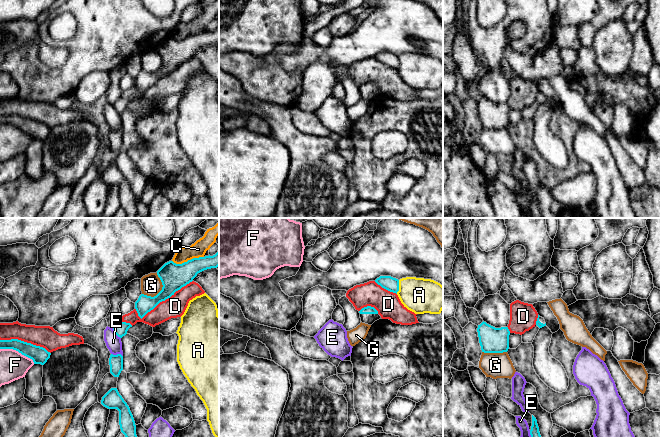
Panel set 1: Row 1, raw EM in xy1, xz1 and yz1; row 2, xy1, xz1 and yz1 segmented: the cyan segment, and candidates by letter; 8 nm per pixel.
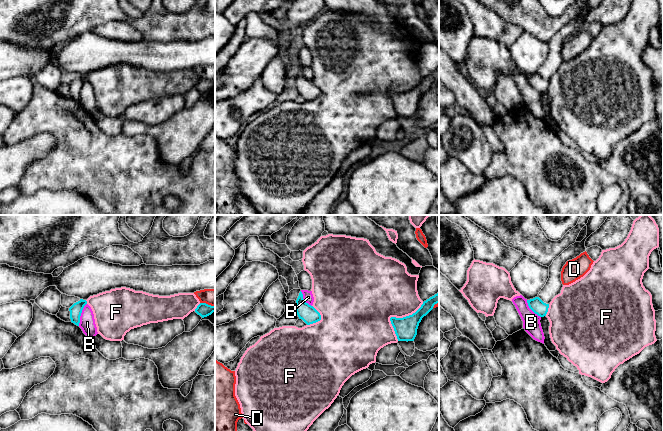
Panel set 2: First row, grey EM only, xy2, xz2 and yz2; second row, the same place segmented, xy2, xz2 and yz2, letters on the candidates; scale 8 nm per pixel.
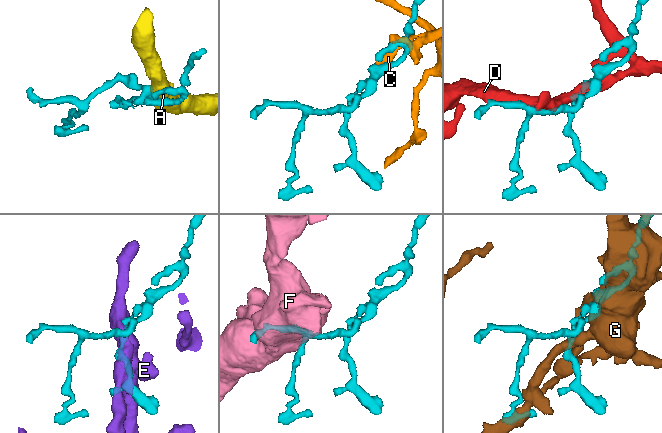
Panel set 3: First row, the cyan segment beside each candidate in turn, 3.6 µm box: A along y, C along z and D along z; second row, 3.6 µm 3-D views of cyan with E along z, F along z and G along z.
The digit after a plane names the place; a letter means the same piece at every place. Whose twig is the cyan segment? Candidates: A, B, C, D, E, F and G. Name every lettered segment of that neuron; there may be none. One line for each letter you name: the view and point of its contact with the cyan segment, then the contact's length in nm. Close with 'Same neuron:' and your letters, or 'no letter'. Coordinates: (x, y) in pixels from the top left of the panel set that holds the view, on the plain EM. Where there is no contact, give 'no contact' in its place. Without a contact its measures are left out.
Same neuron: no letter

